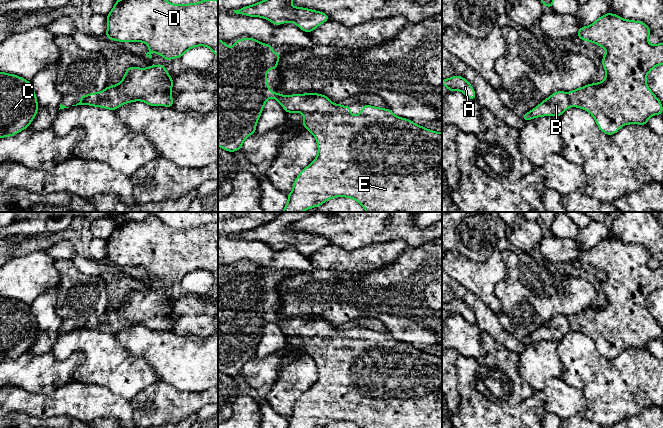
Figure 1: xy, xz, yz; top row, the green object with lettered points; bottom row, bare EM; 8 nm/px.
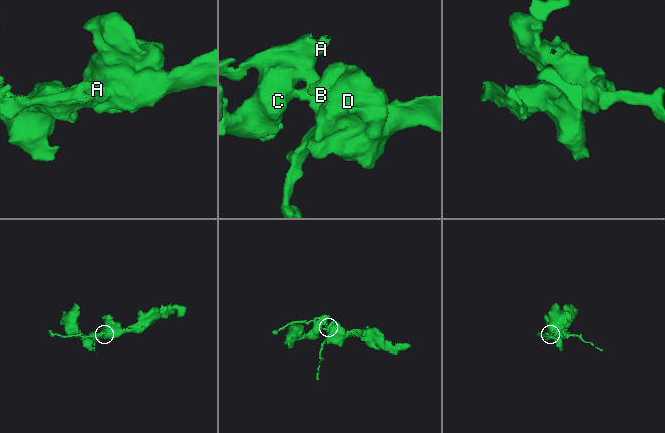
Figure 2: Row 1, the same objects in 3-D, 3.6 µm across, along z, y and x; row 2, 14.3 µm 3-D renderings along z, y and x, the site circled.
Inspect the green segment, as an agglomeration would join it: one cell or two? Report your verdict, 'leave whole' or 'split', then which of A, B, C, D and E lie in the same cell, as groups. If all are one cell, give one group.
leave whole | A B C D E

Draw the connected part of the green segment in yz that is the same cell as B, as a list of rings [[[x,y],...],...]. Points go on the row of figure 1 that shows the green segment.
[[[607,13],[593,24],[579,27],[577,36],[581,40],[595,43],[606,50],[602,64],[606,77],[602,82],[588,84],[571,92],[558,91],[542,101],[533,110],[525,113],[524,121],[542,116],[560,117],[570,106],[588,111],[599,129],[607,135],[615,134],[627,124],[647,125],[648,118],[662,115],[660,100],[649,89],[646,77],[656,66],[663,64],[663,43],[651,45],[648,37],[651,31],[641,21],[626,20],[618,15]]]

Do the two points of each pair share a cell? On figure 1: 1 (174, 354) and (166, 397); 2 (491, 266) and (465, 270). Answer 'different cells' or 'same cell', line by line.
1: different cells
2: same cell

